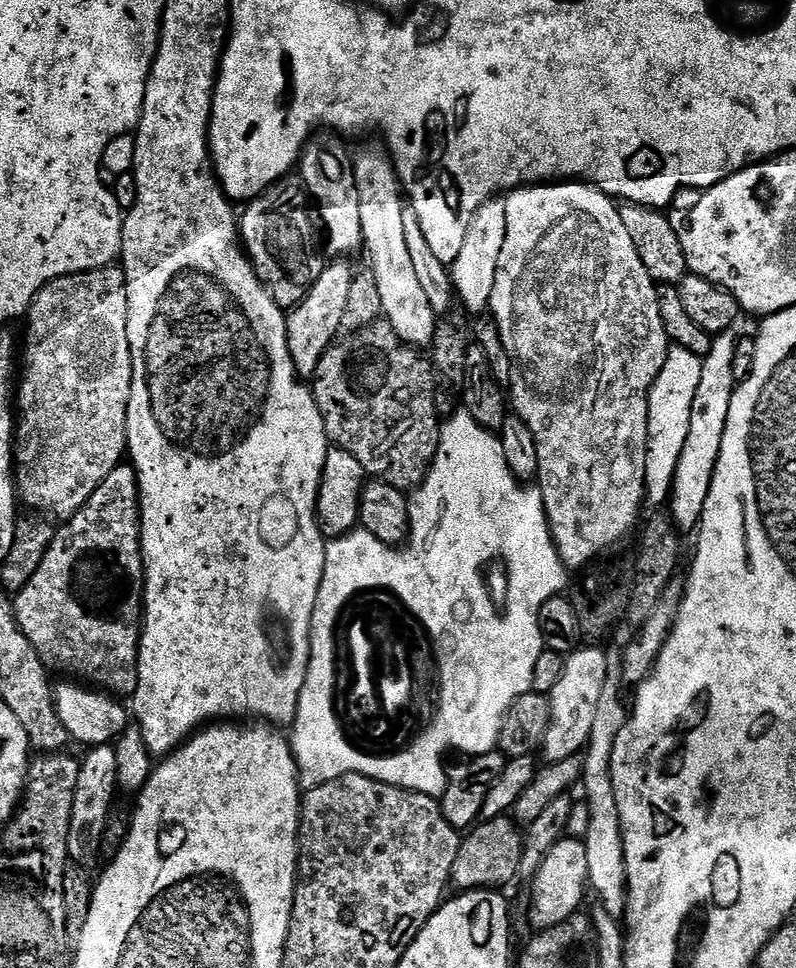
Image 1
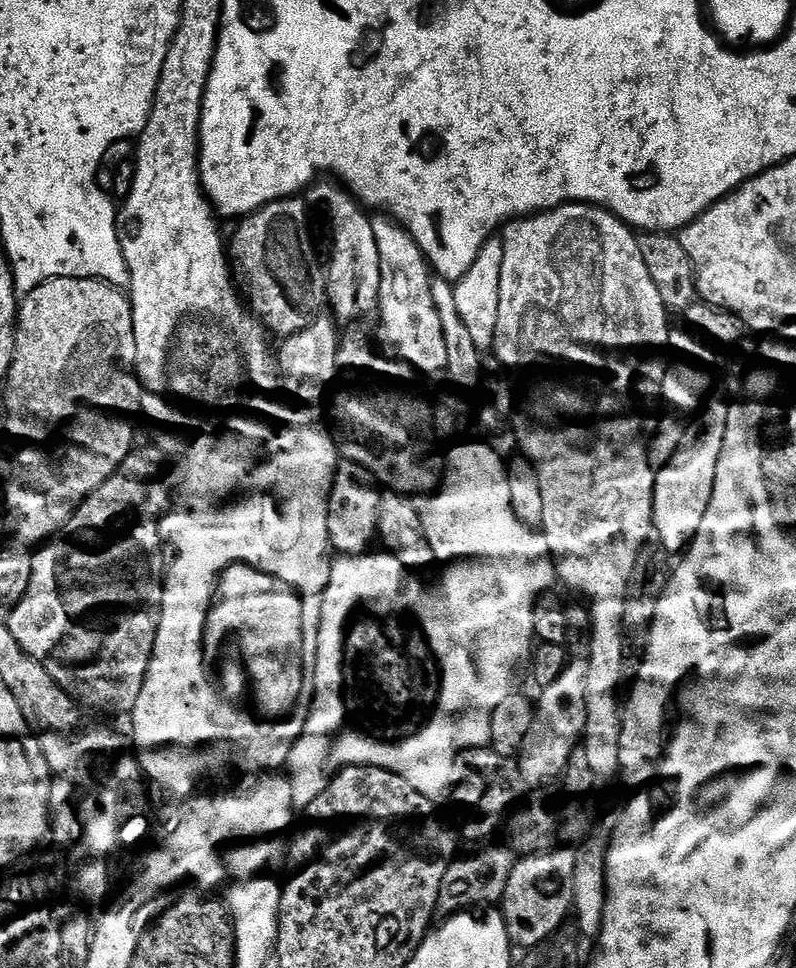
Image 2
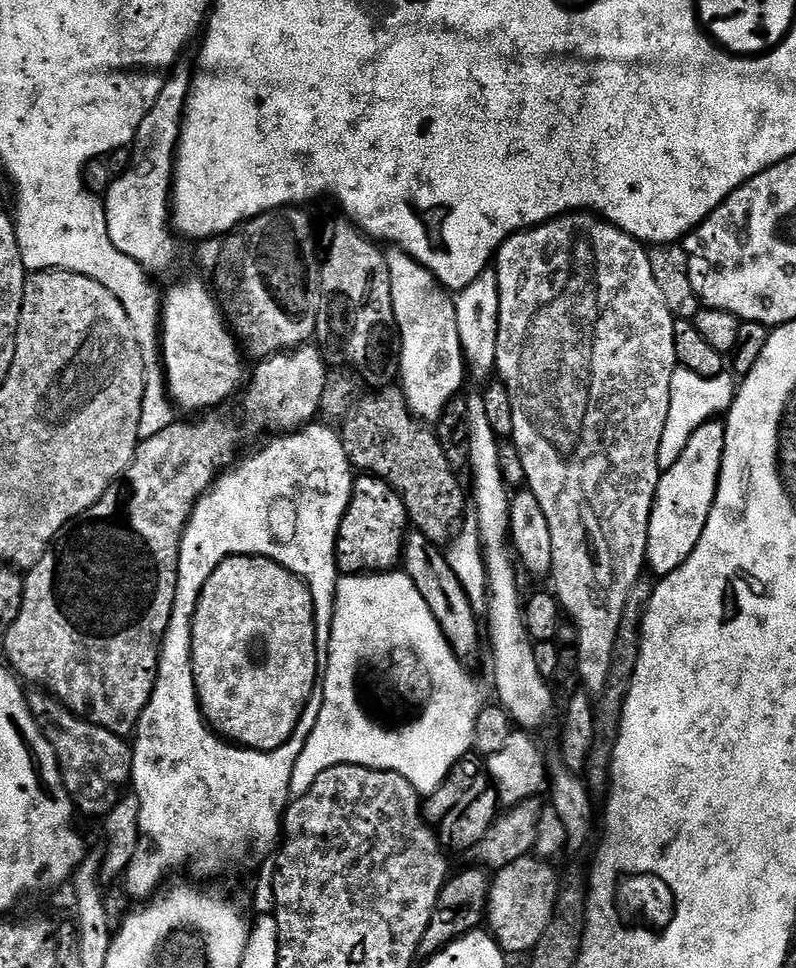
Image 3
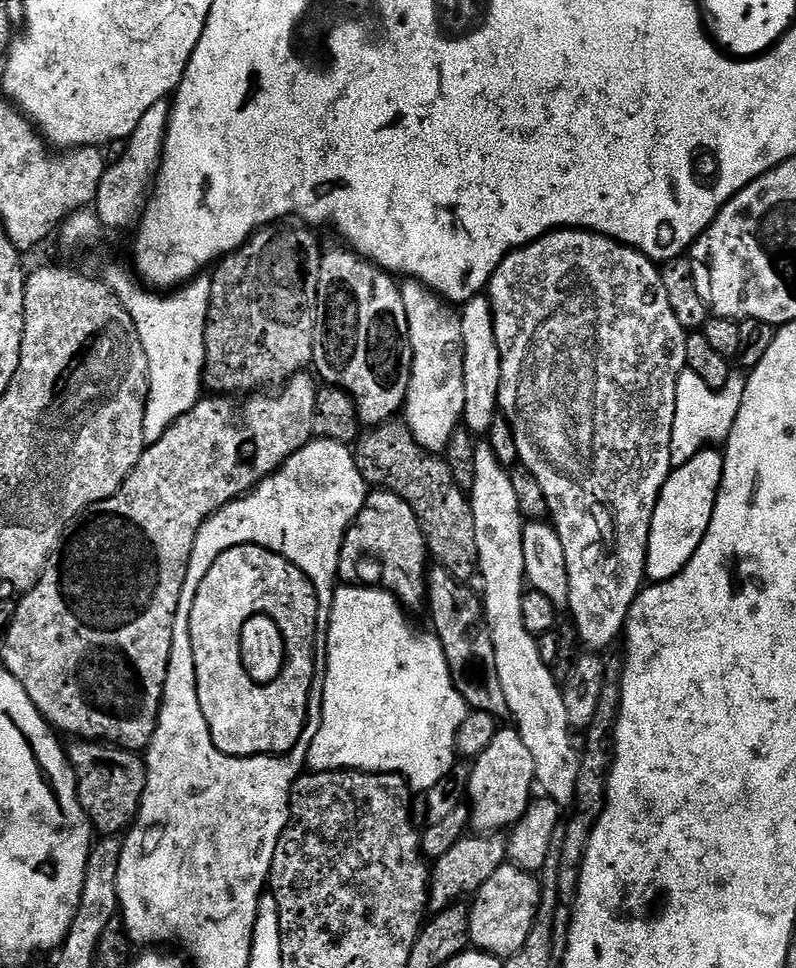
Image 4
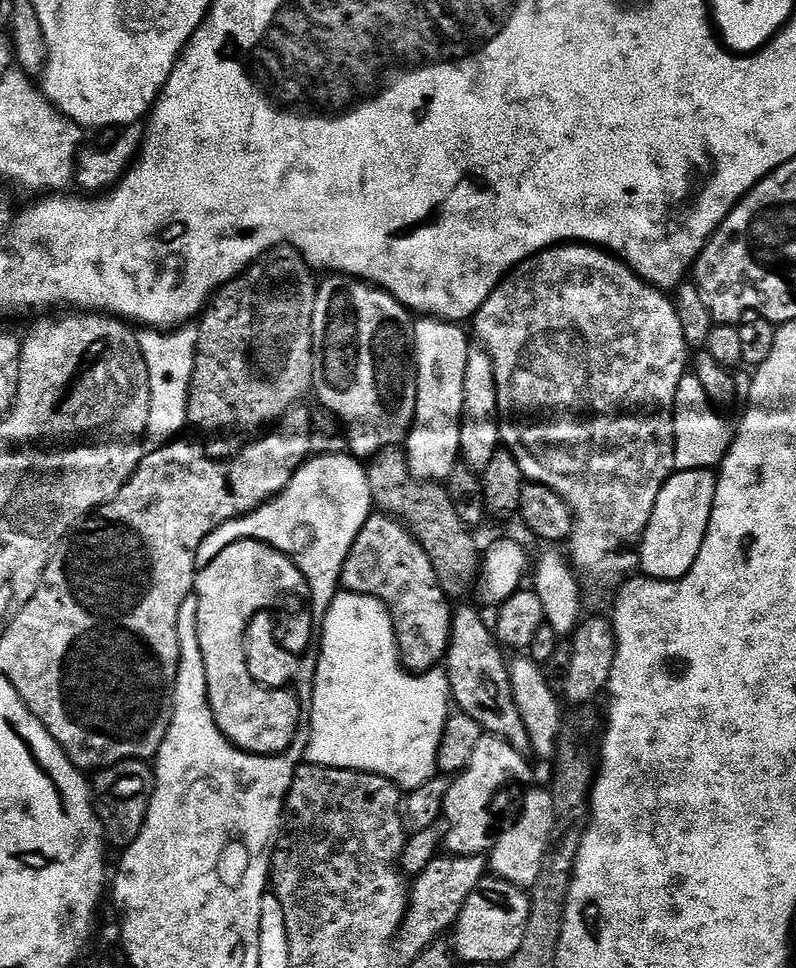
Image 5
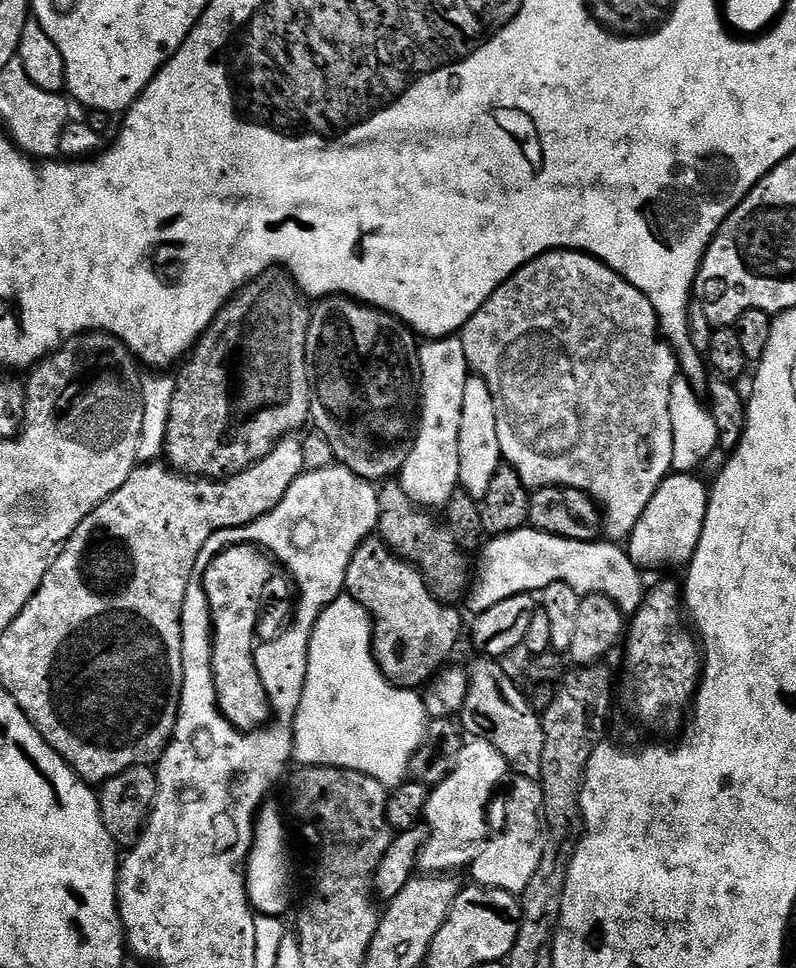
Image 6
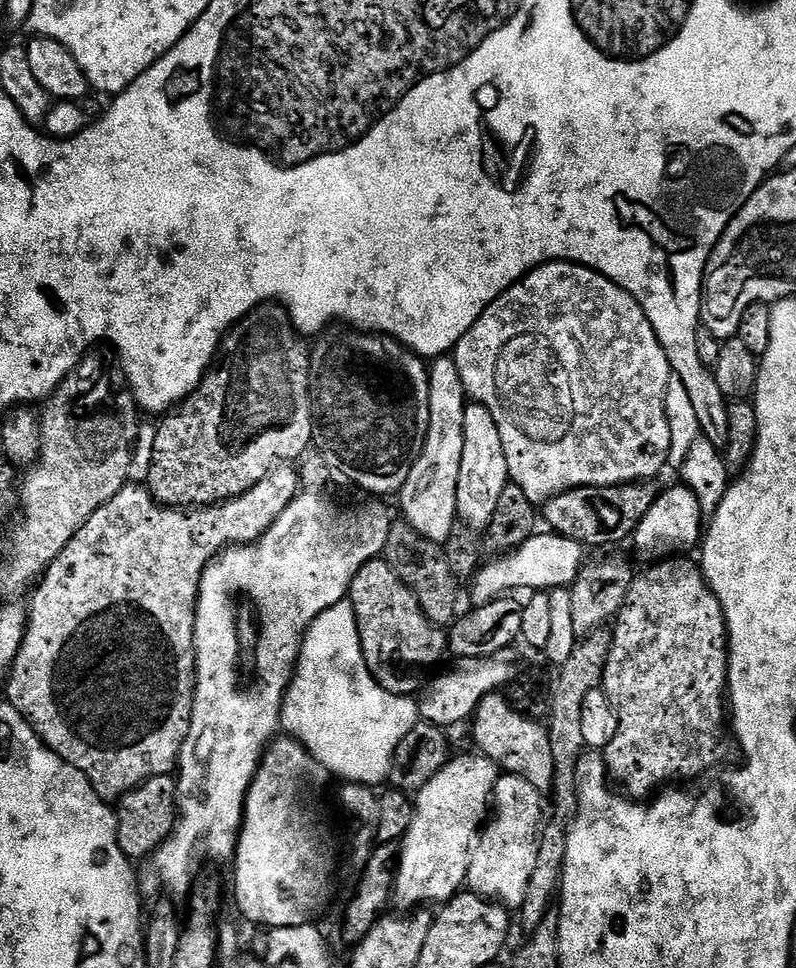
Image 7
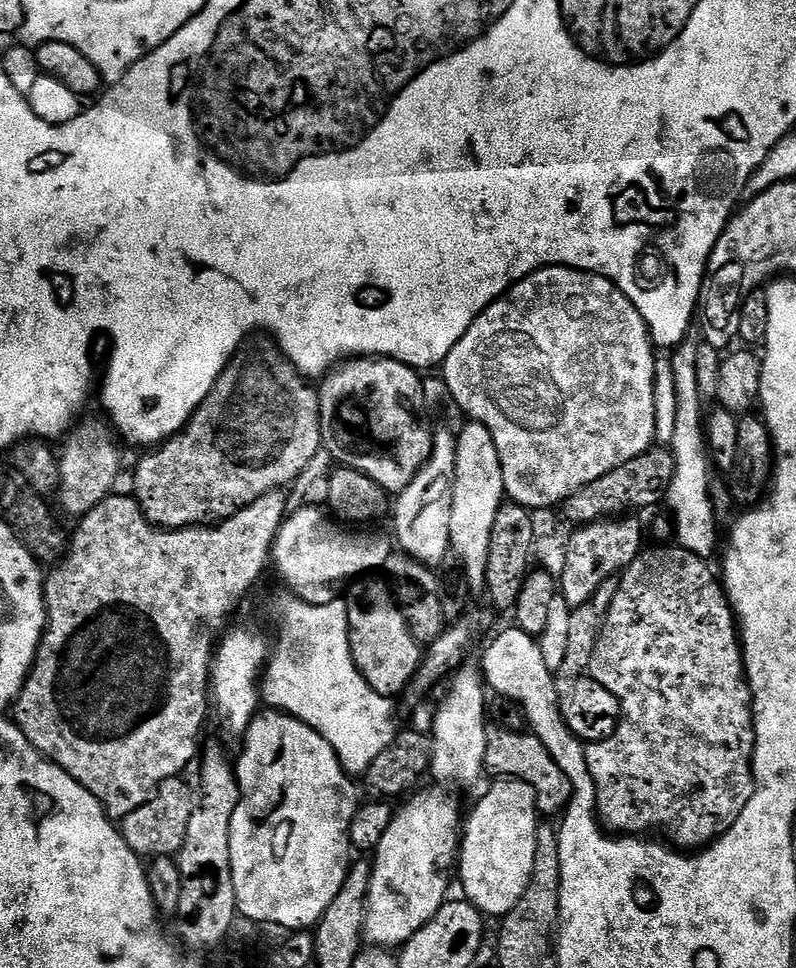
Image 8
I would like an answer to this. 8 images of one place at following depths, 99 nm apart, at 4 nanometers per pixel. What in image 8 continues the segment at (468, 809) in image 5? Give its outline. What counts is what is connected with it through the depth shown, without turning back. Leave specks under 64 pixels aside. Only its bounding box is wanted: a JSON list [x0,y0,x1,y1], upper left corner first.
[364,787,462,950]

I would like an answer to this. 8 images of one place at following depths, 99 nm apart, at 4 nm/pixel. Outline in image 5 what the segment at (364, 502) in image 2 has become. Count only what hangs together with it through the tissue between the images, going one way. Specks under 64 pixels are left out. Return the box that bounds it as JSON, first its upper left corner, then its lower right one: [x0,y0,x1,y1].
[340,514,453,674]

